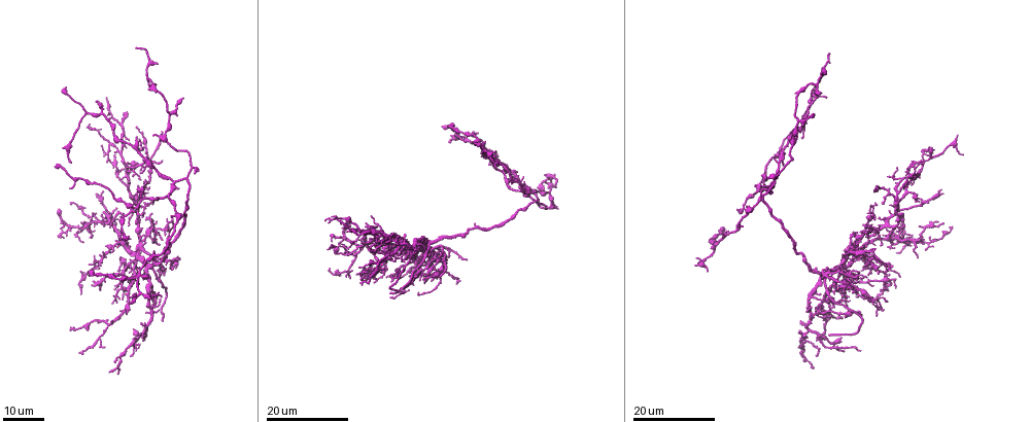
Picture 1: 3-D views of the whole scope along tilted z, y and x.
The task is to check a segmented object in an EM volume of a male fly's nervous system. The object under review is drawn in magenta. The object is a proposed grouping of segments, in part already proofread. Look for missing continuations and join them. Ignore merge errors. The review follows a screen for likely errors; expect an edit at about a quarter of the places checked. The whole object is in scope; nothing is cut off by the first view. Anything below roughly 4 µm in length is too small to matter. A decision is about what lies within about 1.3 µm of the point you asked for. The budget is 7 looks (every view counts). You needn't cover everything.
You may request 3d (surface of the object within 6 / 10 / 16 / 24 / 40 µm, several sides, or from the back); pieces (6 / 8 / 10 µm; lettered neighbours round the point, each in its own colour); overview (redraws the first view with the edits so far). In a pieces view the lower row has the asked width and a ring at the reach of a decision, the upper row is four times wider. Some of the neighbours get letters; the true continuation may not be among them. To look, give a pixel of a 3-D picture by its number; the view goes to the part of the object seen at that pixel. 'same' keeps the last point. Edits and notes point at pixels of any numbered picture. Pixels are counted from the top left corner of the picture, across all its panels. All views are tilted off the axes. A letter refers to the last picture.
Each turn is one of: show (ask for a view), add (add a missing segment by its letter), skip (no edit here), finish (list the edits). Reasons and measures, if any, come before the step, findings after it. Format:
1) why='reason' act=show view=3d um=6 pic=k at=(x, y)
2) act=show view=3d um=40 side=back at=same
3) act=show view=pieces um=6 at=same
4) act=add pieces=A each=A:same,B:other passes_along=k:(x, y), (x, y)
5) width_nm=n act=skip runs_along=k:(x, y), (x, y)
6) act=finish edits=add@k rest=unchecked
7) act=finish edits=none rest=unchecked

why='tapers out' act=show view=3d um=16 pic=1 at=(135, 47)

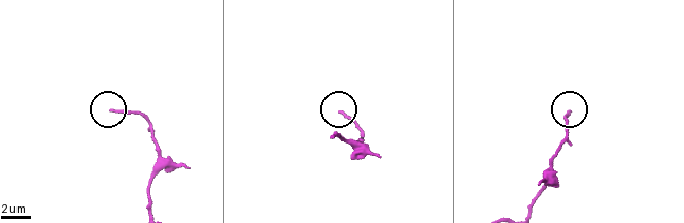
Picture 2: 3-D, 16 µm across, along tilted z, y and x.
why='what lies round it' act=show view=pieces um=6 pic=2 at=(570, 110)

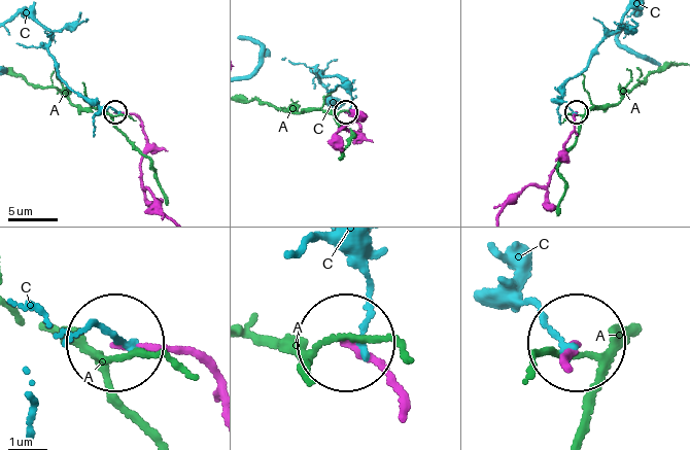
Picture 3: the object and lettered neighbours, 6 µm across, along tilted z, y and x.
act=skip each=A:other,C:other runs_along=3:(502, 210), (529, 185), (549, 180), (577, 112) found='no lettered segment goes on from it'

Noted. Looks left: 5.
why='an open end' act=show view=3d um=24 pic=1 at=(103, 214)

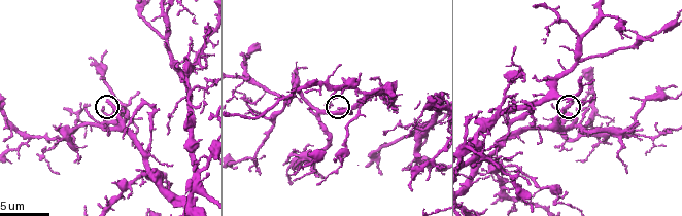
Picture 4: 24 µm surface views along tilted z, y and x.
act=show view=pieces um=6 pic=4 at=(107, 102)

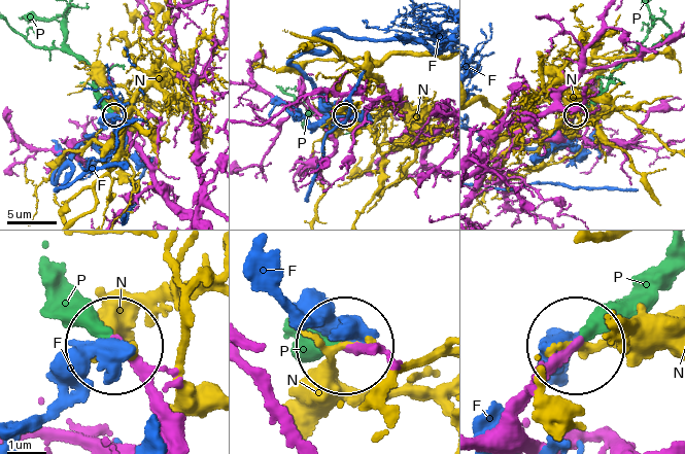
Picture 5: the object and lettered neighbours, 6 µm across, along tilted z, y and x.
act=add pieces=P each=F:other,N:other,P:same passes_along=5:(164, 430), (116, 345), (75, 324), (56, 280) found='it goes on there'

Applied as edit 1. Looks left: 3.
why='branch stops here' act=show view=3d um=16 pic=1 at=(353, 229)

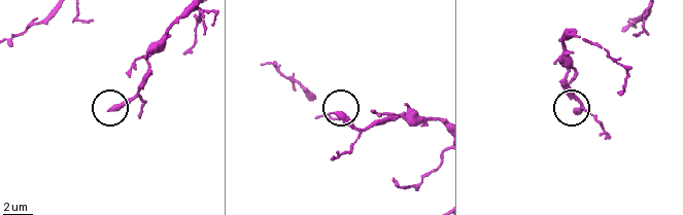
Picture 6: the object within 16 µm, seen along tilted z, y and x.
act=show view=pieces um=6 pic=6 at=(108, 111)

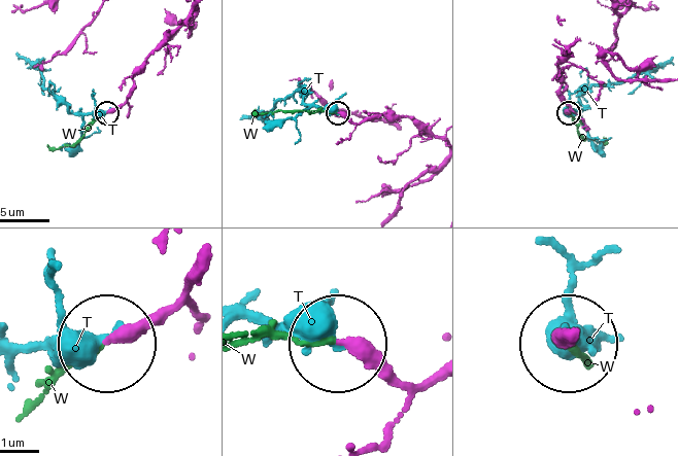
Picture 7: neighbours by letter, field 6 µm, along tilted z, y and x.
act=add pieces=W each=T:other,W:same passes_along=7:(425, 380), (400, 378), (332, 340), (239, 337) found='it goes on there'

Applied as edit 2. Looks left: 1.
act=finish edits=add@5,add@7 rest=unchecked

